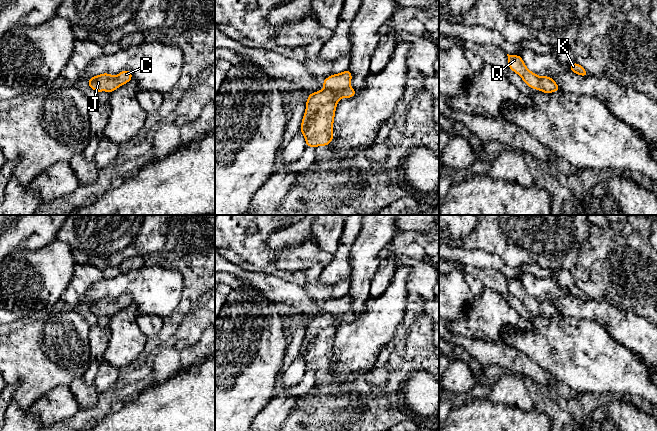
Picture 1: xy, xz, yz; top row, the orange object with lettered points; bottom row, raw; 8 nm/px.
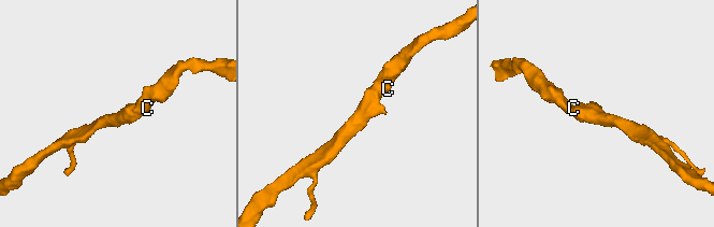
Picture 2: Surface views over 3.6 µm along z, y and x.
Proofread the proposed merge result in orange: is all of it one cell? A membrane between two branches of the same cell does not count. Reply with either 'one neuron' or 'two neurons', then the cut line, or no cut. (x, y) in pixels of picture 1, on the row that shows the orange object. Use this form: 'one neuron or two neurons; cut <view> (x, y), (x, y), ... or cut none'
one neuron; cut none

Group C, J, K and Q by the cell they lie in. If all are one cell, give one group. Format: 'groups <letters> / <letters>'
groups C J K Q

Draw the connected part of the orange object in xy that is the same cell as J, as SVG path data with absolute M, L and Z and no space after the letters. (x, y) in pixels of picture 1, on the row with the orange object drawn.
M122 70L117 76L112 76L110 73L102 73L87 79L87 87L92 88L97 93L101 91L112 93L132 79L133 76L130 70Z

